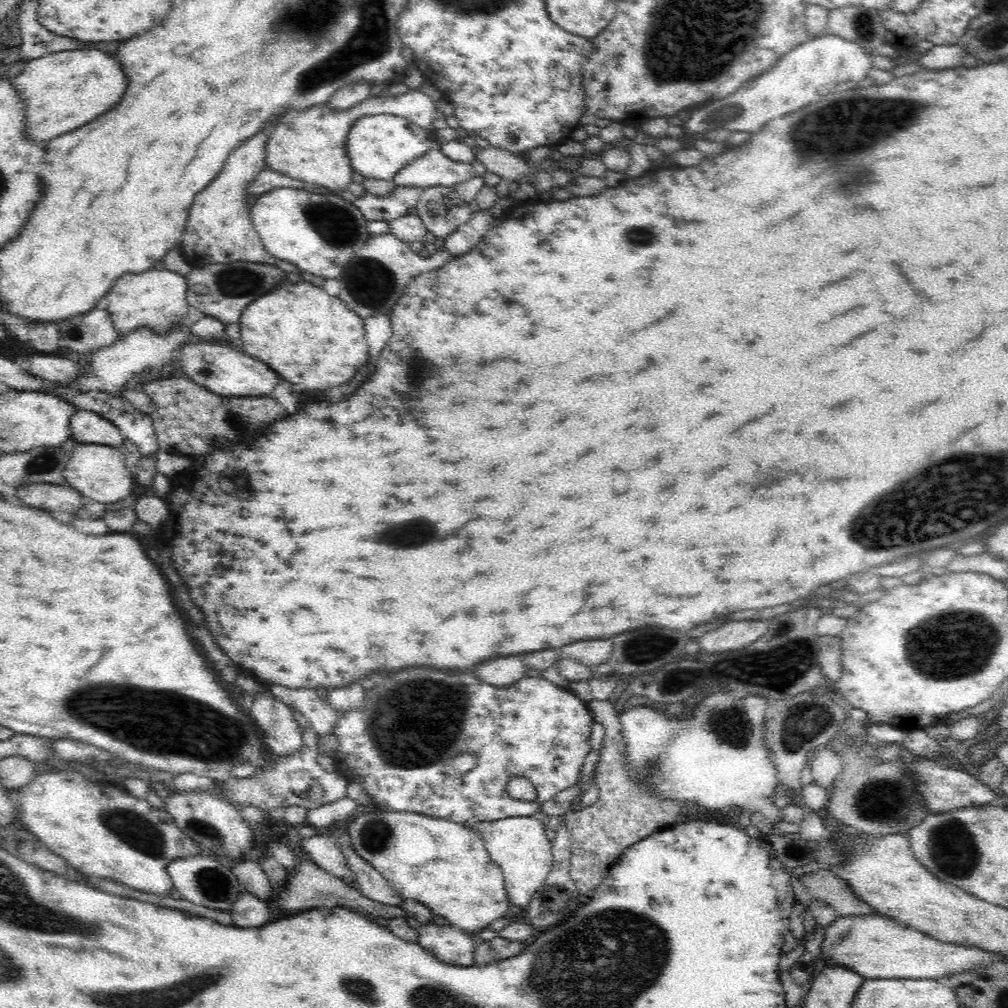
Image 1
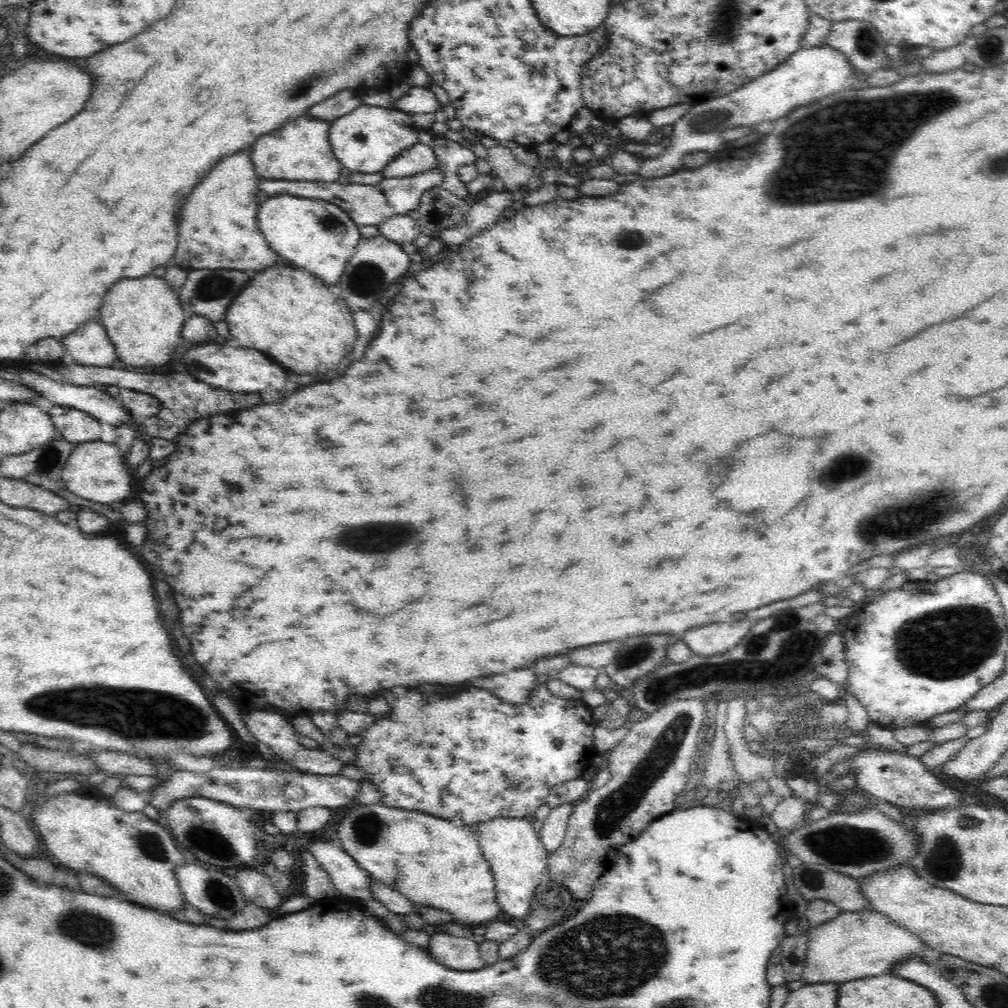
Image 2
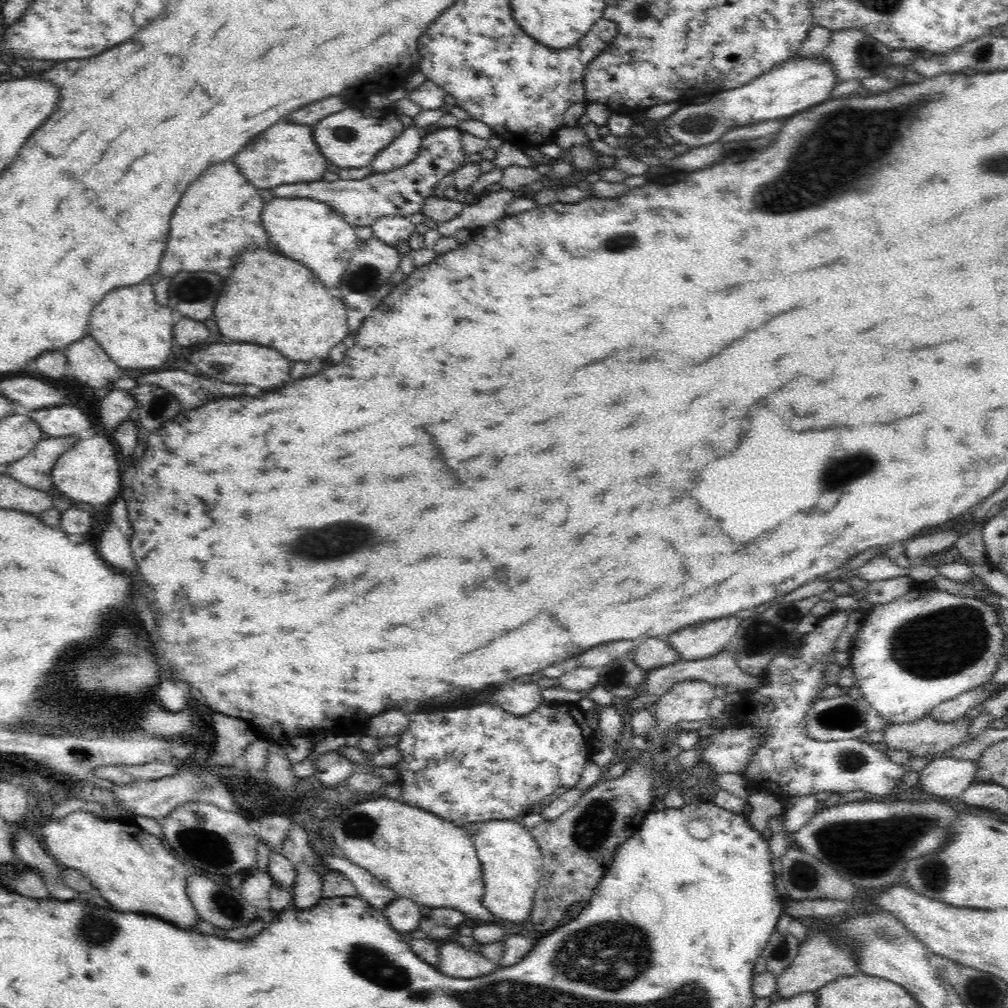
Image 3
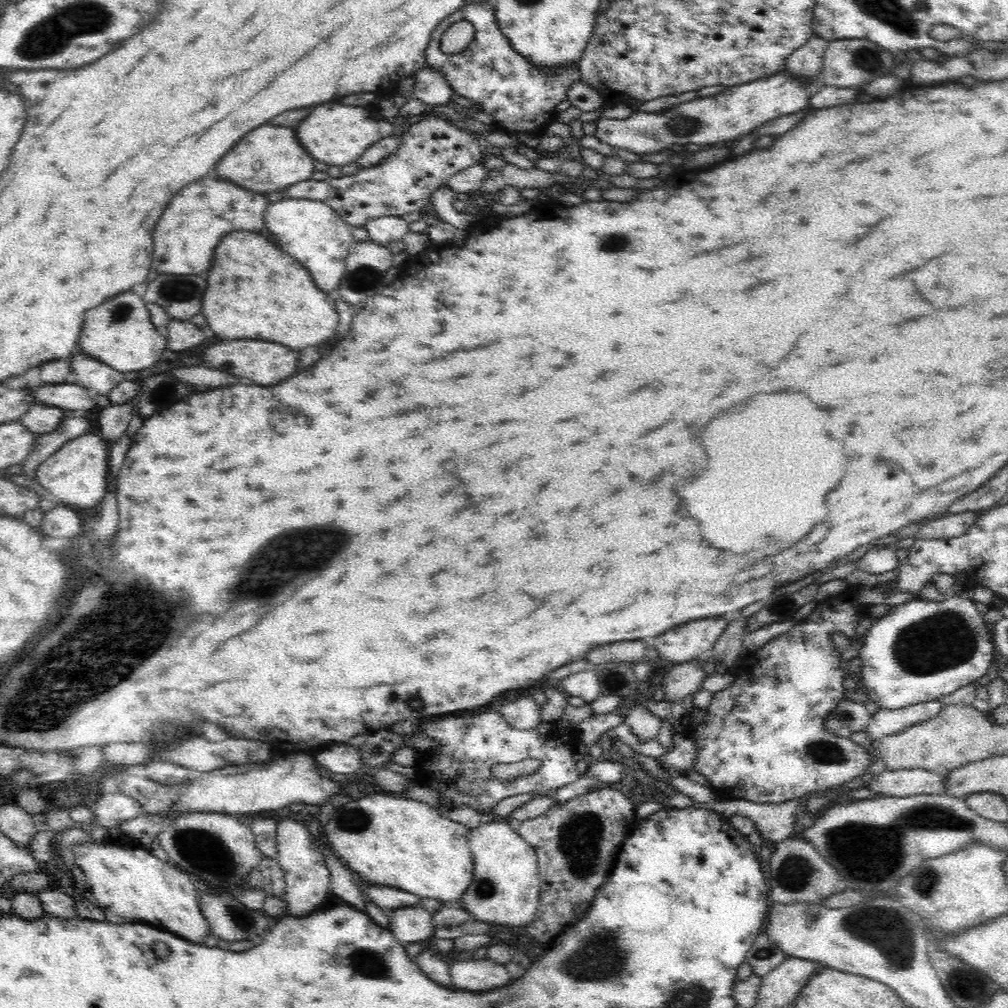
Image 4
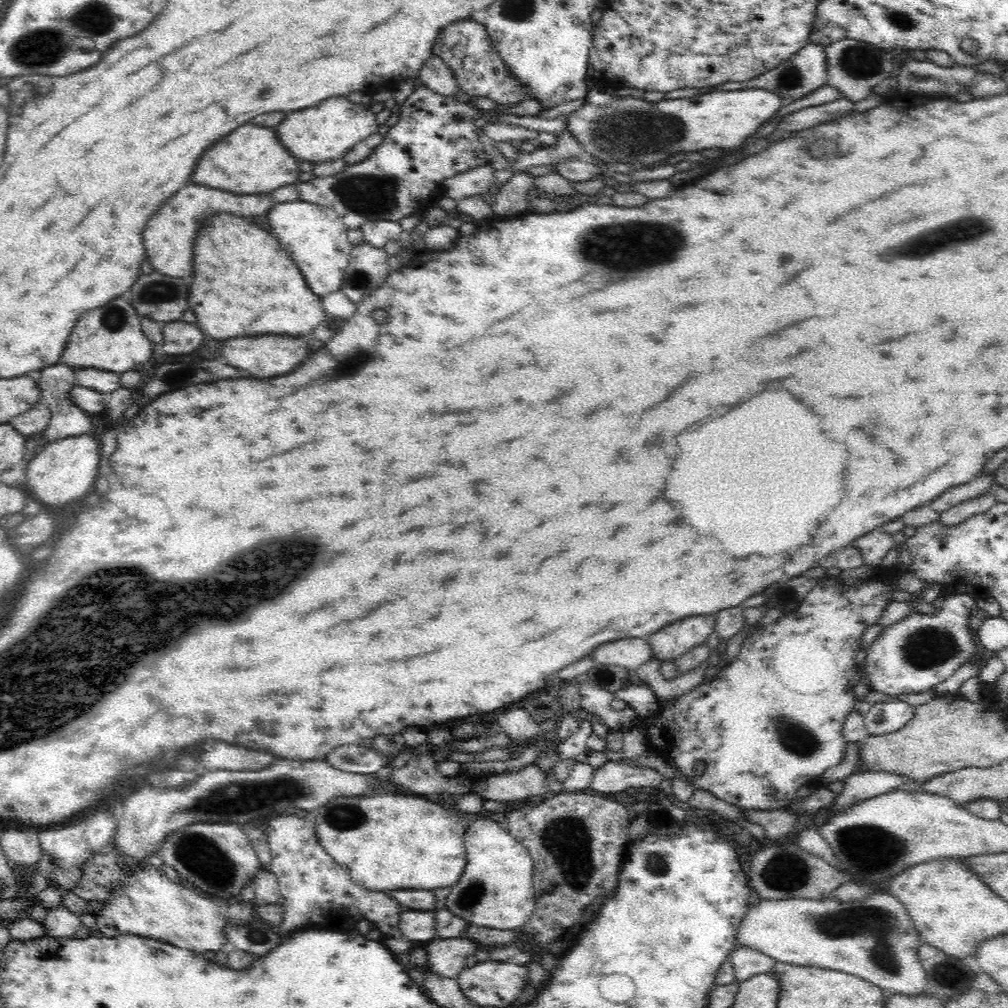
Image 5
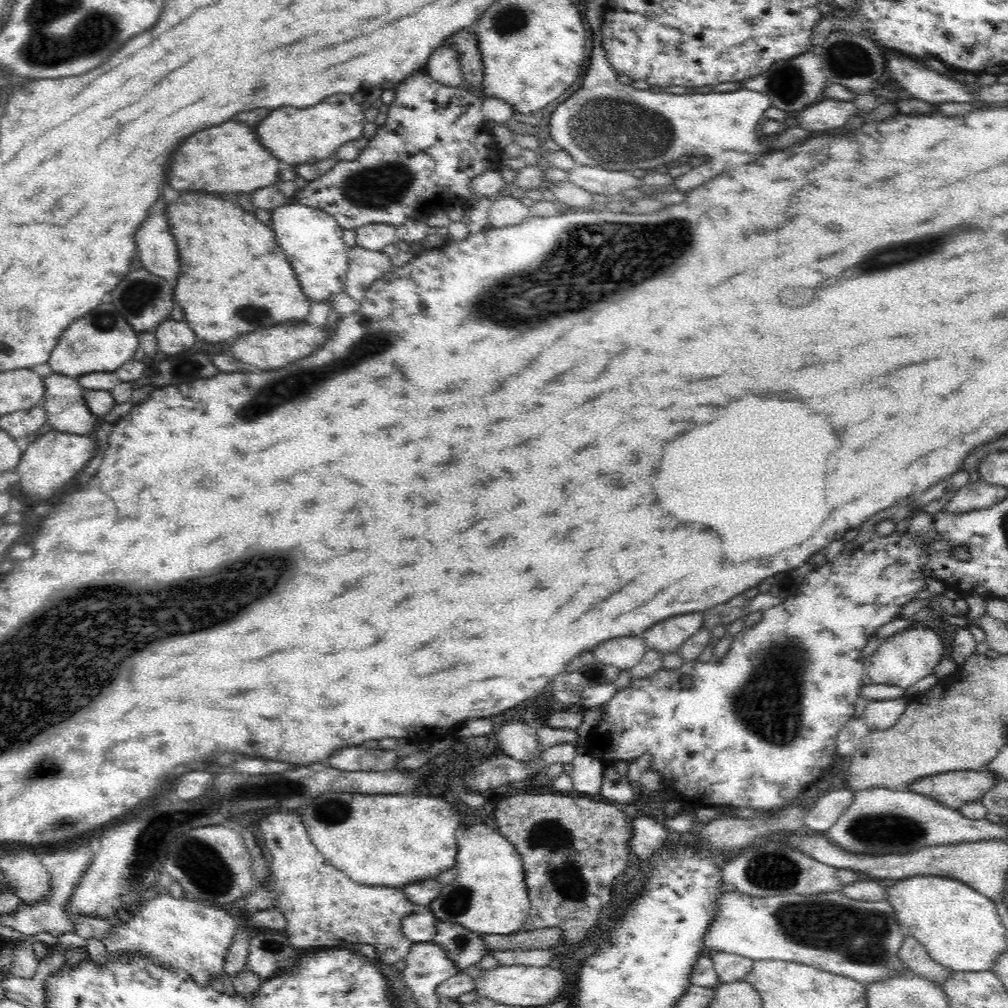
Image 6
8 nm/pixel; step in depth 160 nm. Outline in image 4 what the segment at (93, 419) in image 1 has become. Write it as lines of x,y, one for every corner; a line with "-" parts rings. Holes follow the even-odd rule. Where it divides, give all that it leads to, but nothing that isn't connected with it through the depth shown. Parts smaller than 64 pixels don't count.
34,402
30,405
28,412
23,414
19,420
36,435
48,434
54,432
64,420
64,409

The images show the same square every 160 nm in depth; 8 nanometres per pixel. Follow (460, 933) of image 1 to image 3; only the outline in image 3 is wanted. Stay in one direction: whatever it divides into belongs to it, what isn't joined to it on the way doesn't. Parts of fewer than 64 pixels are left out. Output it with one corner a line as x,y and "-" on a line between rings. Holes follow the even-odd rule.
456,940
439,942
440,972
456,978
476,978
496,972
499,966
480,952
468,949

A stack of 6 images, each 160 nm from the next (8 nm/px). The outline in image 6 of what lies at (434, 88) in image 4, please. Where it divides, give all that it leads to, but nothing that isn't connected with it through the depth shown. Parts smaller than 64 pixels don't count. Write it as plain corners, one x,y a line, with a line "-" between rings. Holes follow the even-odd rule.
440,46
428,59
426,71
440,84
461,86
464,80
459,61
460,56
459,52
456,52
451,46

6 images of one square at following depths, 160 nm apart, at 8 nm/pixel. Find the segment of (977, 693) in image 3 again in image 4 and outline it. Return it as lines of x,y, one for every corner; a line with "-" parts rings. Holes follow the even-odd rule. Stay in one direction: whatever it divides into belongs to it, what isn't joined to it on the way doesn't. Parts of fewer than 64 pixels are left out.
927,701
900,709
881,709
871,716
866,732
868,740
880,740
902,732
914,724
939,716
946,704

